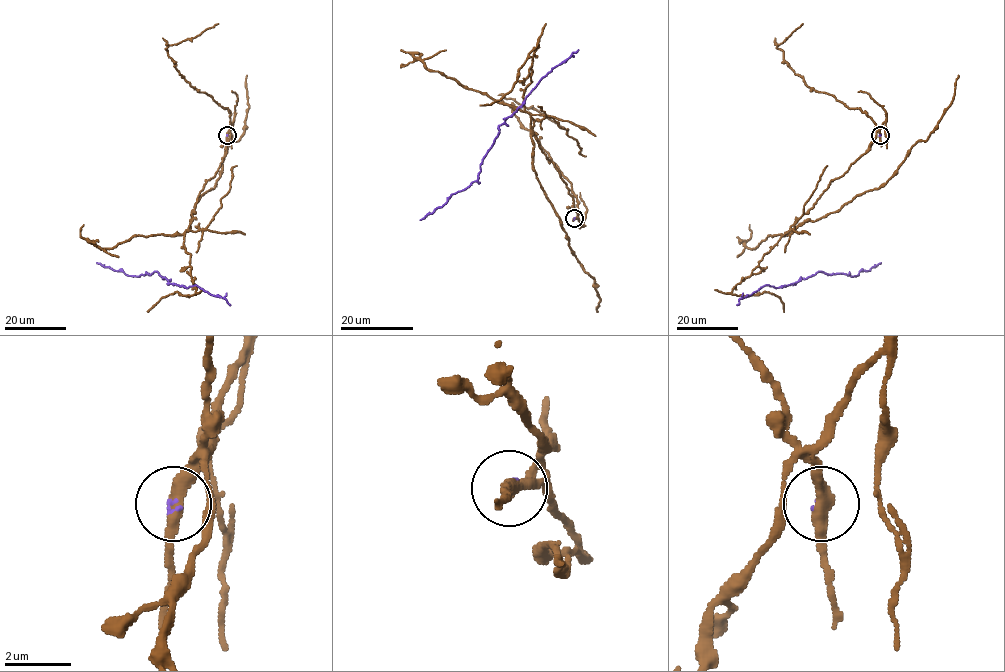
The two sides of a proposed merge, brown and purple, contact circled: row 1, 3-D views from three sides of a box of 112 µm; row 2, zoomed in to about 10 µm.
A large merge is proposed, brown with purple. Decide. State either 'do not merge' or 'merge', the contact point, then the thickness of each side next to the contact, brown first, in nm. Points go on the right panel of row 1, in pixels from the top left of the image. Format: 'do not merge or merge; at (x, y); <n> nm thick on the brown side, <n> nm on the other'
do not merge; at (880, 135); 360 nm thick on the brown side, 90 nm on the other

